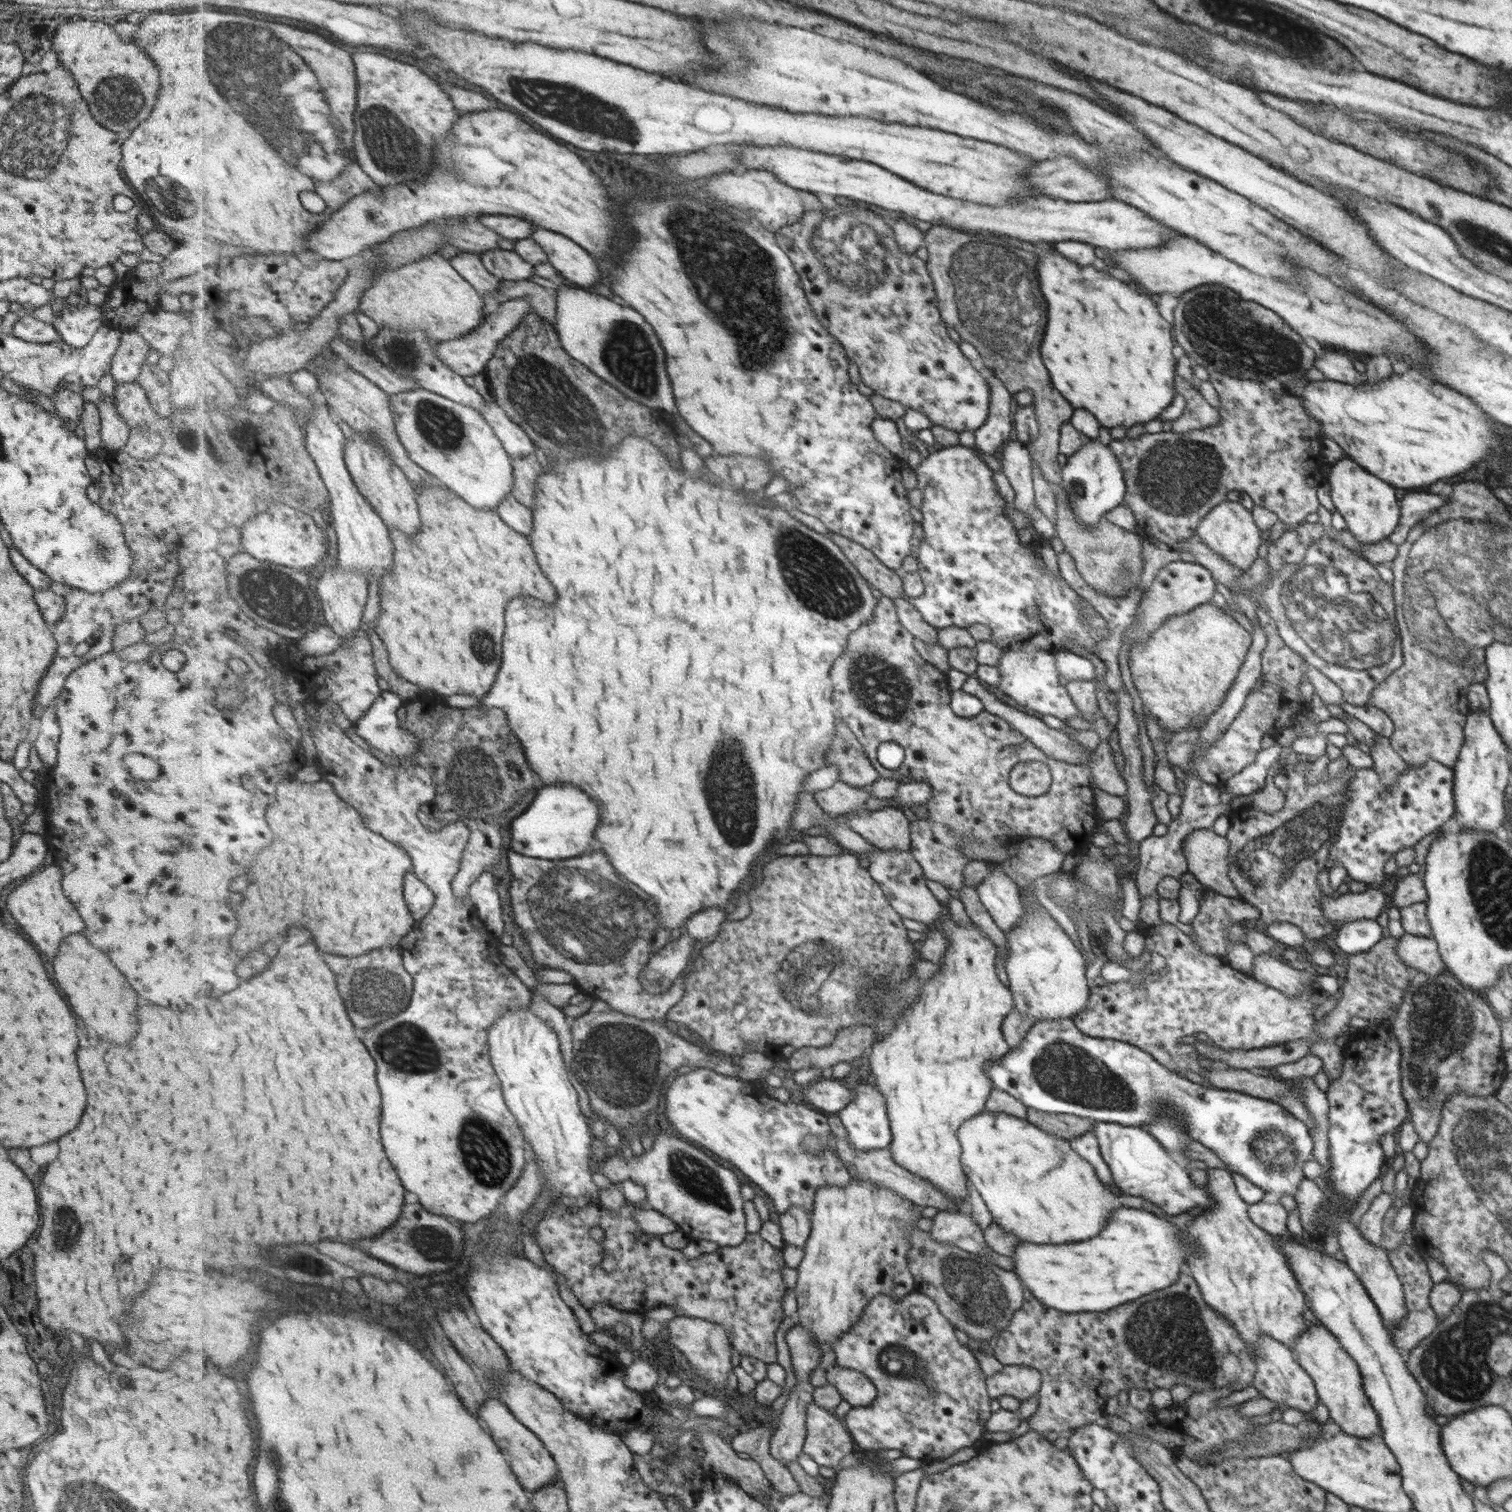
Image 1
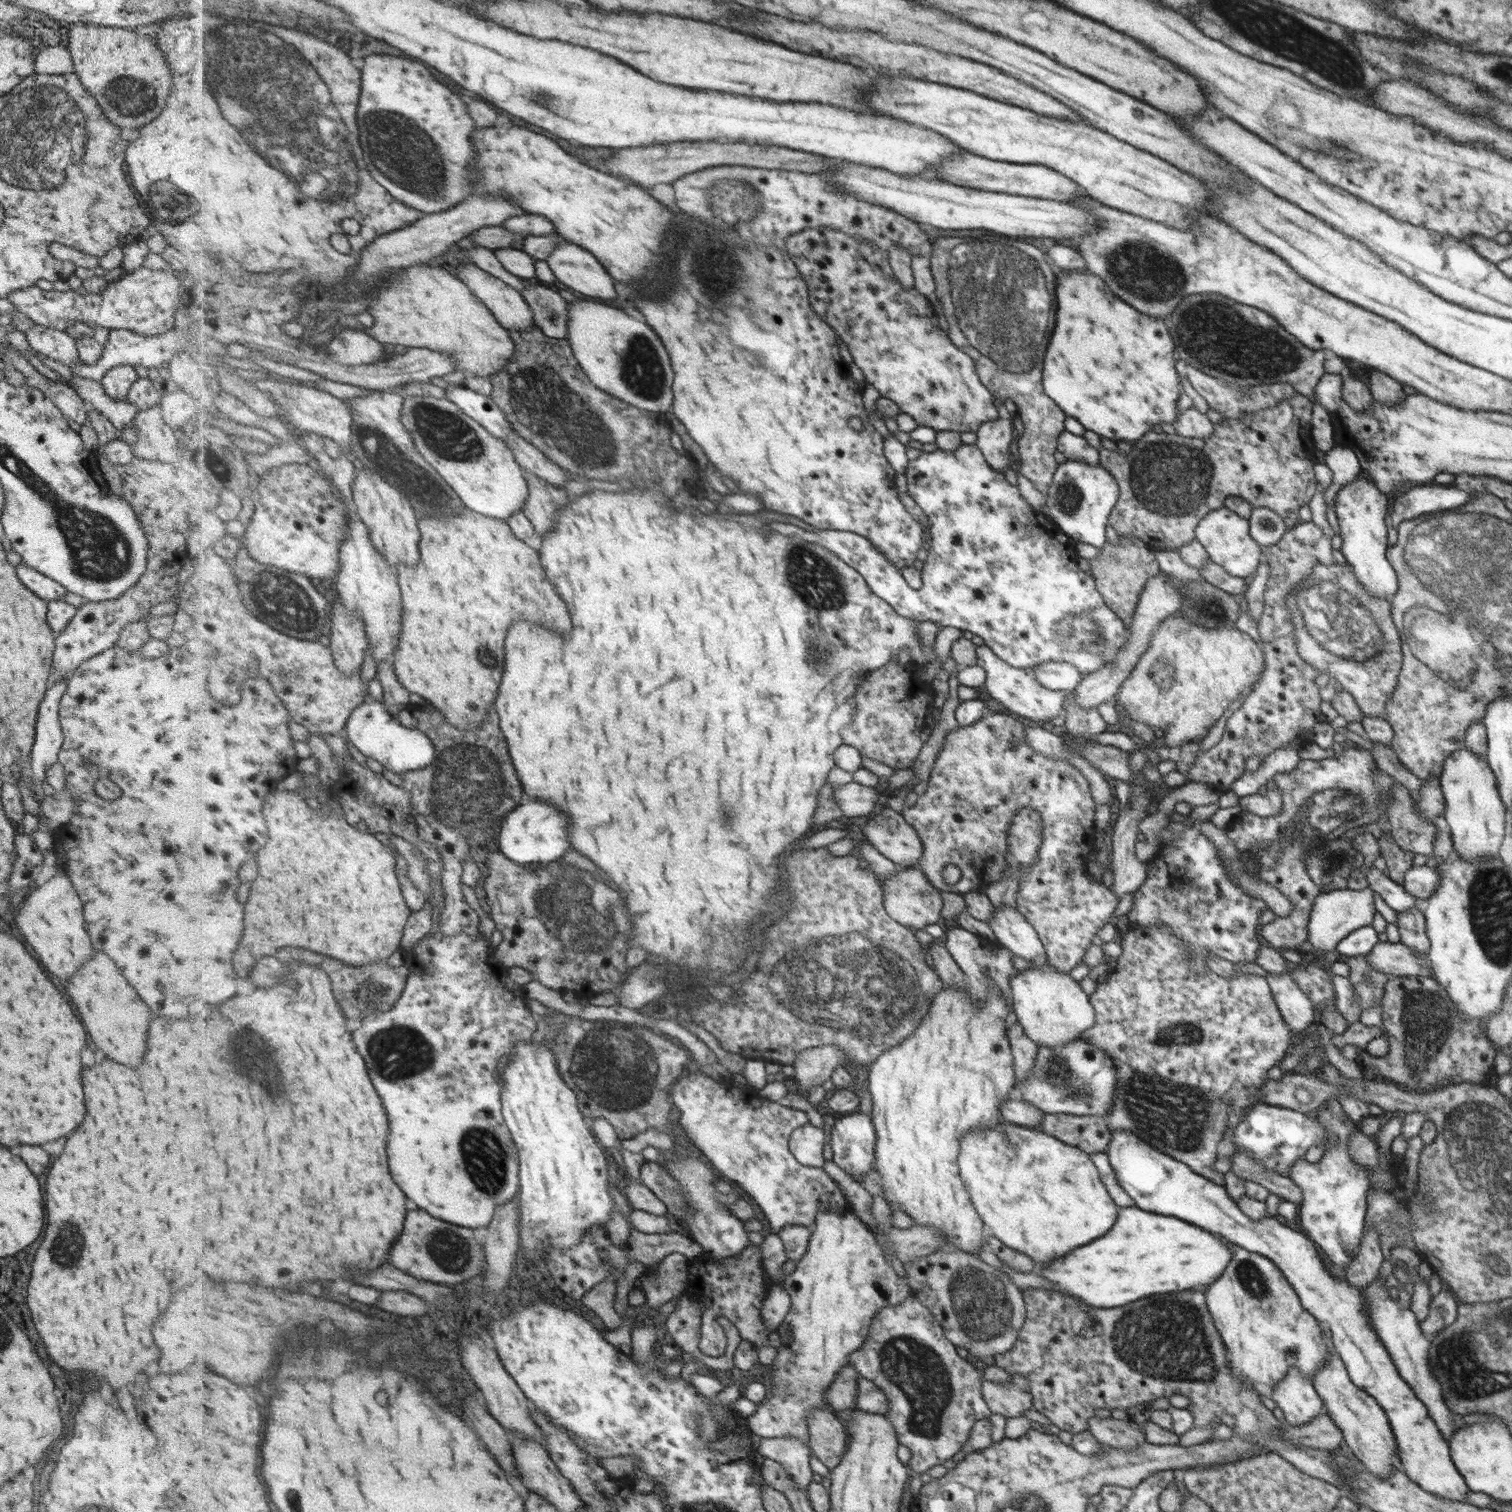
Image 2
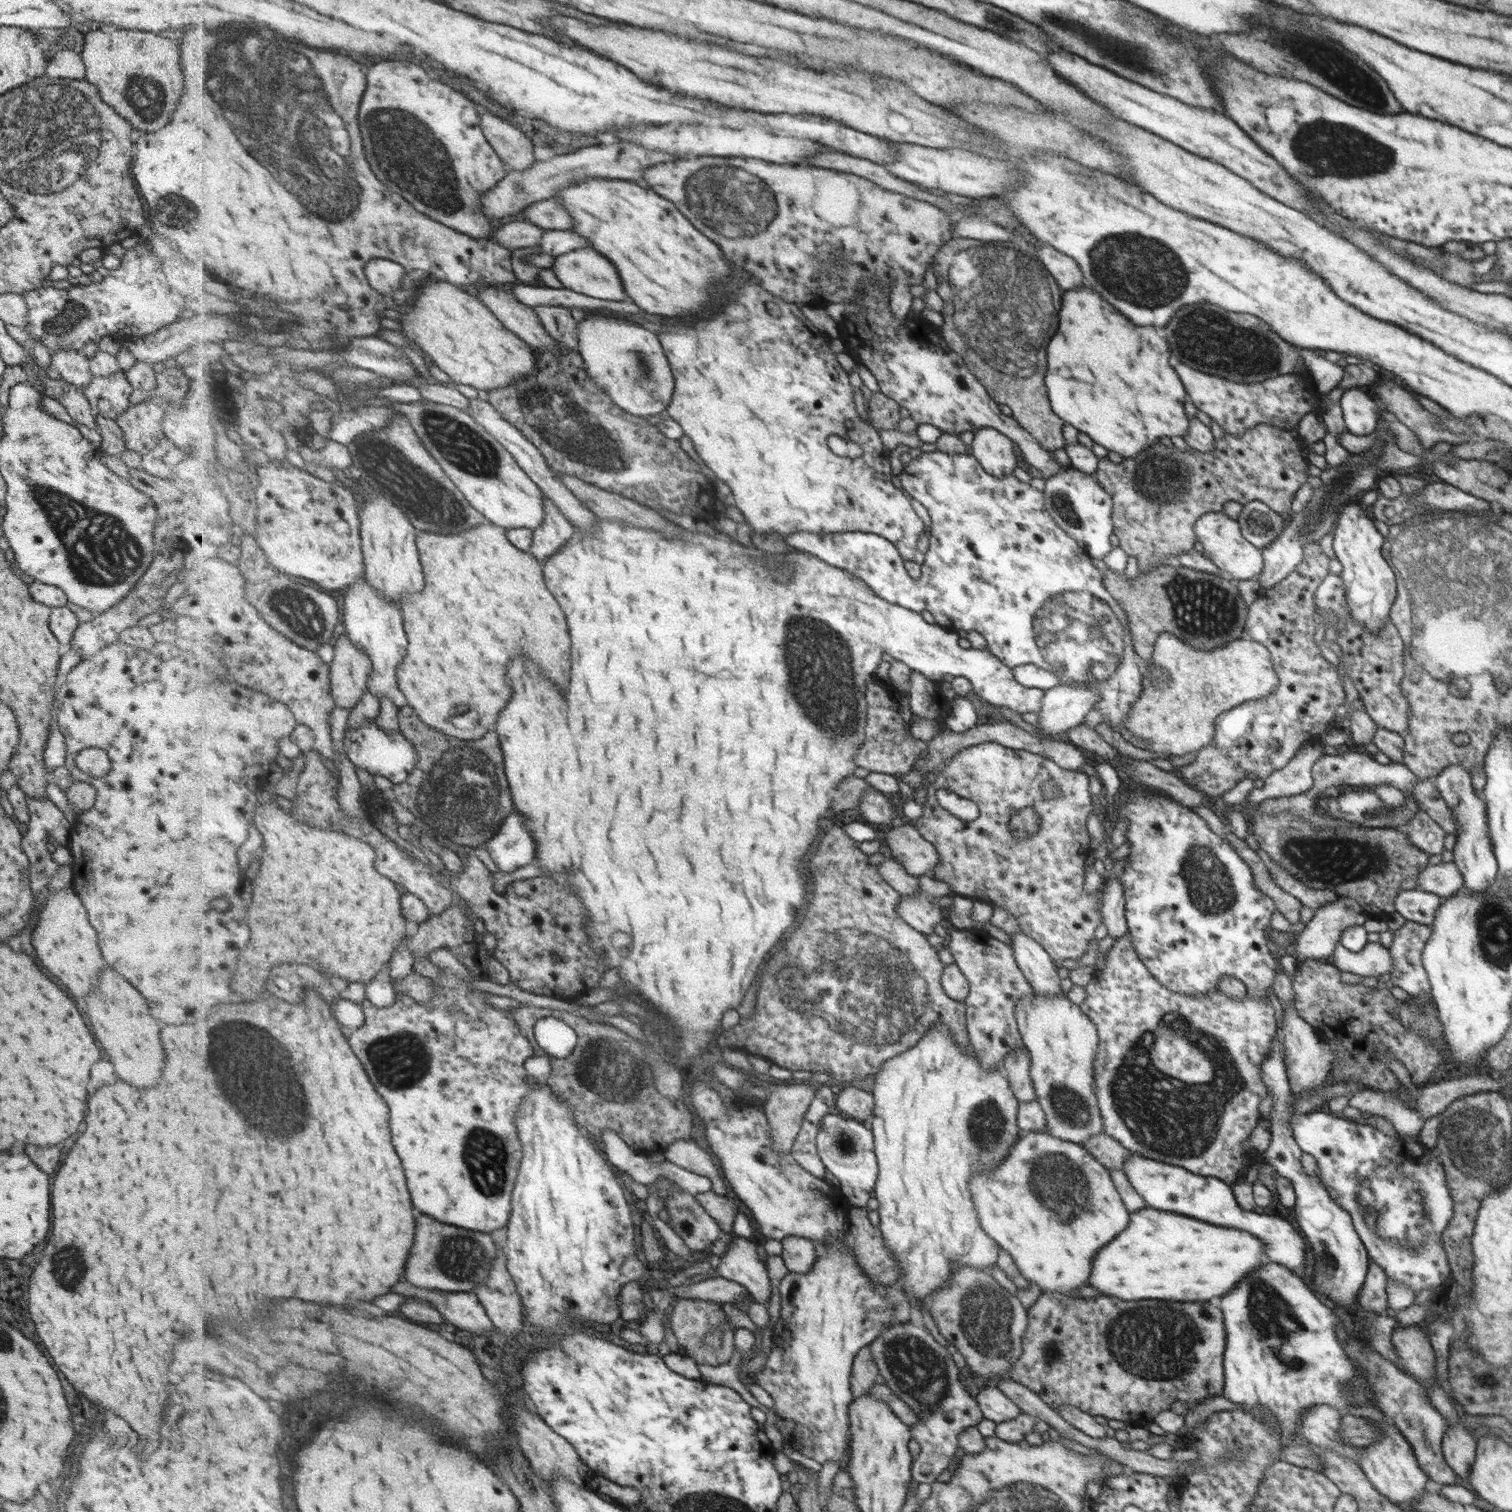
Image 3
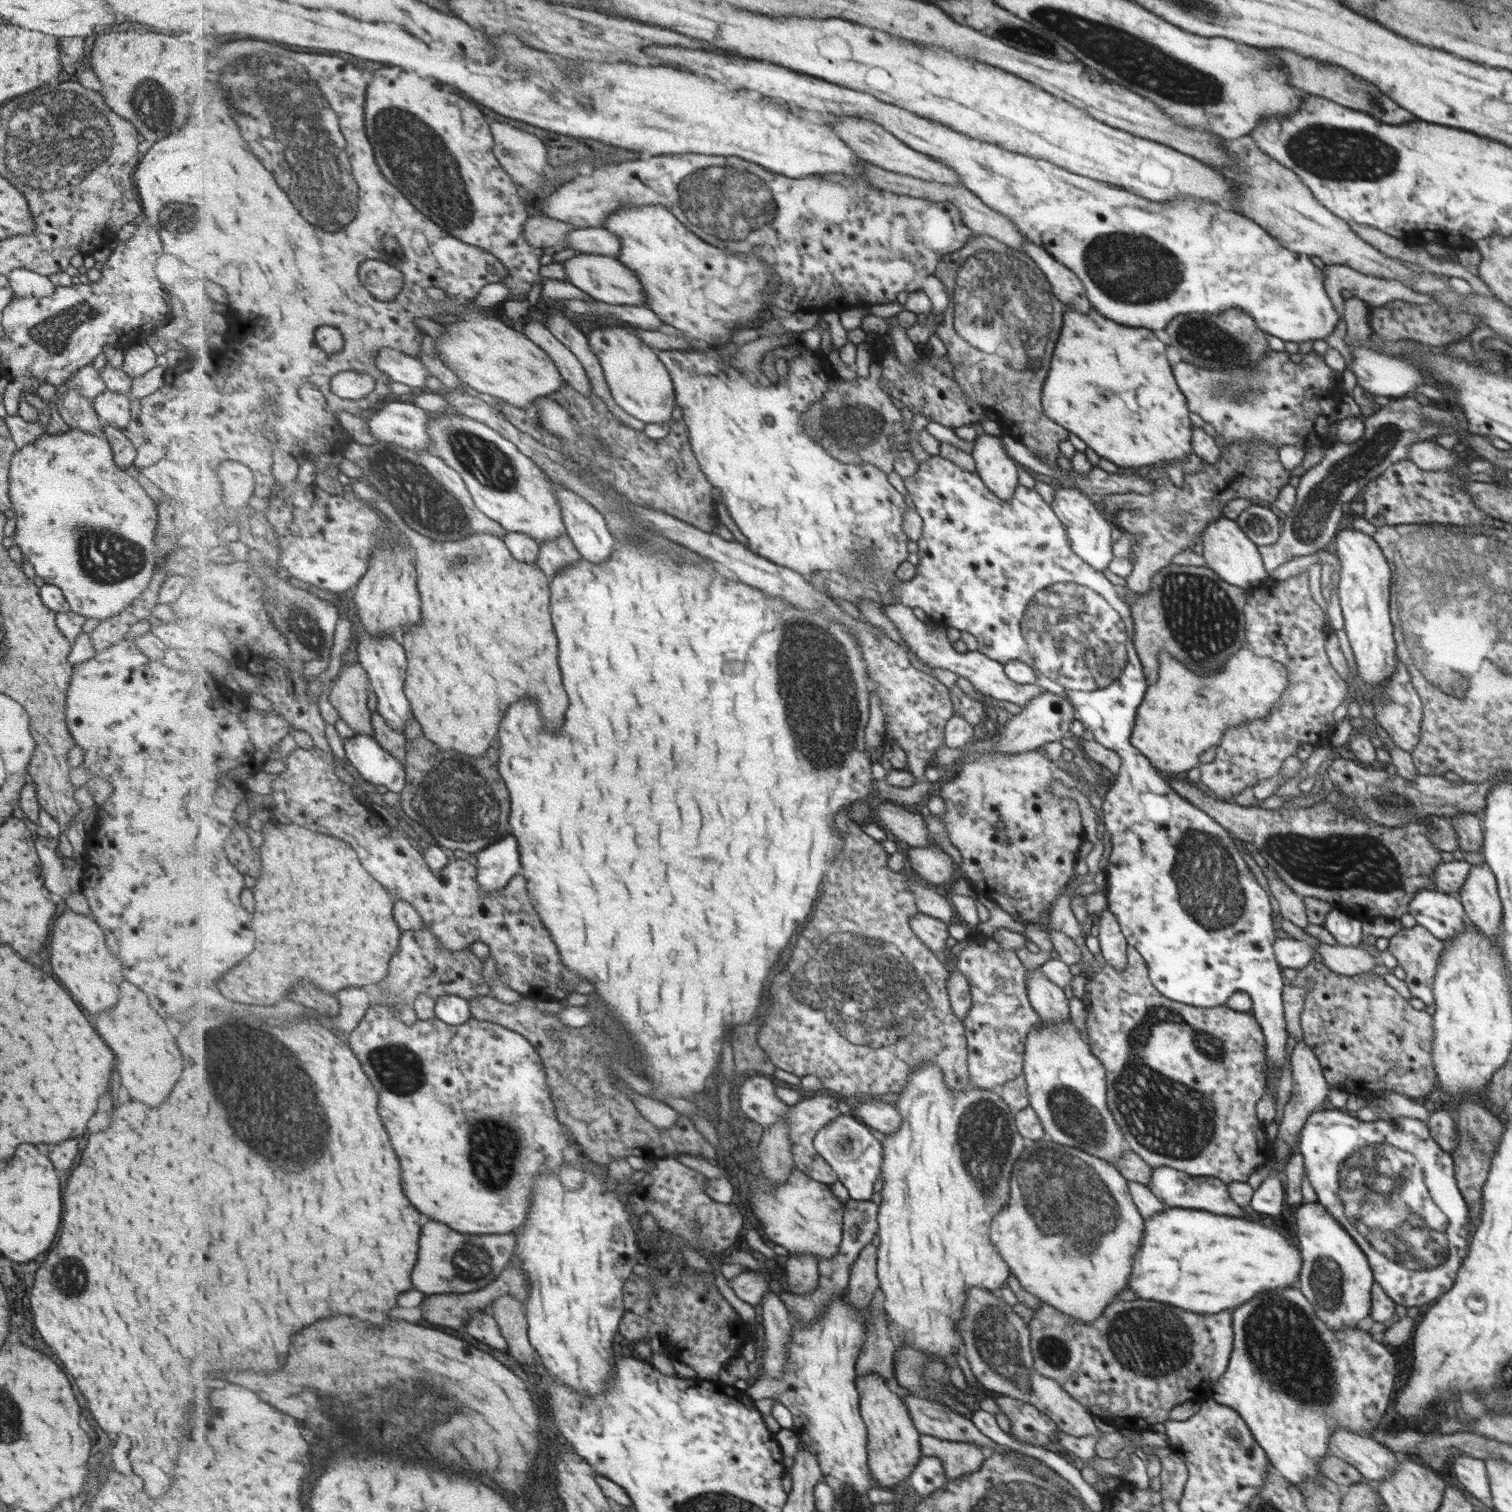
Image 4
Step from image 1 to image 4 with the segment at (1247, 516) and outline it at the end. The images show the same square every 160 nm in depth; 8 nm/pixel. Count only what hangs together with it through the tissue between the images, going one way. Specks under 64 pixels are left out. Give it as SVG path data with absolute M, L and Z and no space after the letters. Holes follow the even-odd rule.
M1227 518L1211 519L1204 531L1200 532L1202 540L1202 557L1205 567L1212 569L1222 581L1239 588L1253 588L1268 578L1261 566L1261 556L1252 540L1239 528L1235 521Z

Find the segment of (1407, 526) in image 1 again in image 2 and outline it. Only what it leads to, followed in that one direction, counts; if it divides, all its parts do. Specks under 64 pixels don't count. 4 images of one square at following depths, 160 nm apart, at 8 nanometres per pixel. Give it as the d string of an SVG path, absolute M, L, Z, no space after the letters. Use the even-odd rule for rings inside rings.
M1413 485L1399 494L1393 501L1393 516L1389 525L1393 530L1402 521L1415 519L1422 514L1457 508L1471 499L1467 490L1451 485Z

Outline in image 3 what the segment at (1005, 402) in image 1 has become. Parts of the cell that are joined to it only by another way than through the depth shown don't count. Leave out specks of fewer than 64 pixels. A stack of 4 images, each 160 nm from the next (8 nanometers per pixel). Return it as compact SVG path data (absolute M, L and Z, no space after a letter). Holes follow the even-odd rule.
M995 429L977 430L969 447L969 453L980 461L980 465L991 476L1009 476L1015 468L1013 442Z

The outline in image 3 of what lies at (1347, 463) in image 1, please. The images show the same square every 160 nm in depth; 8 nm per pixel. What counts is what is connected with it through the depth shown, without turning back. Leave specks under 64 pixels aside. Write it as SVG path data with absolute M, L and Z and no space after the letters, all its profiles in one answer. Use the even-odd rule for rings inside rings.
M1360 504L1343 505L1335 520L1332 549L1334 556L1342 564L1339 573L1345 589L1345 602L1350 615L1355 620L1371 630L1378 631L1387 620L1387 612L1395 598L1395 578L1387 562L1381 558L1379 550L1383 544L1383 536L1375 530L1373 522L1367 518L1365 508Z

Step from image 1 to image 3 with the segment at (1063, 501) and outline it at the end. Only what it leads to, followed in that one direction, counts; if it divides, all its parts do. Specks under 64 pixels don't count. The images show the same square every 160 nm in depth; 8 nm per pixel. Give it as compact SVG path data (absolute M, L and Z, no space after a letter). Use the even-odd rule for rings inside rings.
M1160 565L1142 573L1138 570L1134 578L1111 569L1103 572L1105 589L1124 609L1125 629L1136 654L1150 664L1155 642L1164 632L1170 632L1189 646L1203 650L1213 650L1227 642L1239 638L1245 622L1245 604L1239 598L1235 586L1225 579L1207 572L1199 572L1180 565Z

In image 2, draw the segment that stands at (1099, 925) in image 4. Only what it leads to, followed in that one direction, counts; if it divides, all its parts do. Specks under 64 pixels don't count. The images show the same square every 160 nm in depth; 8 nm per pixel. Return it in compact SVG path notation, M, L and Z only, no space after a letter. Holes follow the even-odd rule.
M1132 750L1128 752L1129 763L1131 763L1132 774L1134 774L1129 782L1129 804L1127 808L1118 812L1118 817L1114 821L1113 831L1111 832L1111 863L1109 863L1109 869L1111 870L1112 876L1112 888L1113 894L1117 896L1117 900L1120 900L1125 894L1133 894L1141 887L1143 881L1145 881L1145 875L1147 875L1147 861L1139 862L1135 857L1135 845L1138 844L1137 838L1137 825L1145 816L1147 816L1147 810L1149 810L1149 788L1144 789L1141 782L1143 777L1141 775L1141 769L1147 762L1147 756L1139 750Z

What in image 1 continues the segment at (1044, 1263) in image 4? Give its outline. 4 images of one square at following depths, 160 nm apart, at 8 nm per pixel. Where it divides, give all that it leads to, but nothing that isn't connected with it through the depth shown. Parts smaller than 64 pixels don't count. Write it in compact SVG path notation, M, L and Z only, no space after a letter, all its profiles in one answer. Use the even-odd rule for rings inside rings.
M983 1110L973 1120L961 1123L960 1164L965 1164L965 1176L983 1199L992 1222L1019 1240L1035 1244L1065 1244L1095 1236L1108 1216L1119 1207L1142 1209L1147 1206L1143 1197L1115 1195L1096 1175L1095 1169L1071 1145L1055 1134L1044 1132L1026 1119L1002 1112Z

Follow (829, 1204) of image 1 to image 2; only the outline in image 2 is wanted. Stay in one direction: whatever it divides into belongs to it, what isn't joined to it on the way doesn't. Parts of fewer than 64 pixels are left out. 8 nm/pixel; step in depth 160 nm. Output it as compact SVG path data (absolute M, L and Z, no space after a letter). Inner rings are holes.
M832 1206L819 1212L807 1252L798 1262L797 1270L783 1280L783 1285L791 1295L792 1307L777 1330L781 1334L781 1347L771 1366L771 1392L757 1412L746 1419L747 1427L763 1438L793 1435L808 1445L811 1436L808 1420L816 1410L827 1412L826 1404L828 1410L834 1411L829 1404L828 1388L848 1367L852 1355L863 1347L875 1312L903 1302L908 1296L914 1296L914 1292L906 1283L905 1275L901 1276L901 1272L897 1272L886 1259L885 1249L875 1240L873 1232L865 1228L861 1218L850 1207L846 1212L836 1213Z

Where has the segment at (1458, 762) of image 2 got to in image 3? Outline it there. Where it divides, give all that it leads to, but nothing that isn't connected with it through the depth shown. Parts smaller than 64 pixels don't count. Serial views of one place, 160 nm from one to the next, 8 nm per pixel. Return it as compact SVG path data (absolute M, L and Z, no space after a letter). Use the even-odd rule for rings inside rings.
M1462 766L1445 767L1439 775L1433 778L1438 796L1449 807L1454 822L1456 822L1455 844L1452 848L1453 865L1457 867L1462 877L1463 888L1467 894L1483 894L1487 886L1493 882L1497 872L1496 856L1492 852L1492 840L1489 838L1487 805L1478 798L1471 787L1470 773Z

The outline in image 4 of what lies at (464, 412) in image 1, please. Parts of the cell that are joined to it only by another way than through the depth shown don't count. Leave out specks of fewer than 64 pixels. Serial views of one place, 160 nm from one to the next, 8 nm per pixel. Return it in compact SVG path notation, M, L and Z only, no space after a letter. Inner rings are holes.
M456 412L430 414L430 418L428 433L439 457L464 478L477 508L489 516L489 519L501 524L507 532L531 535L541 544L560 539L561 535L567 533L553 481L545 475L545 471L536 461L526 456L512 441L487 423L458 415Z

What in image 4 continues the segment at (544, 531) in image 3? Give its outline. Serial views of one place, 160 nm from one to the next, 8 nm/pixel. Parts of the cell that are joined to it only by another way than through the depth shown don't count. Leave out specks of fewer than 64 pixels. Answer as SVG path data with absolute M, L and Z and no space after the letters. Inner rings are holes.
M565 533L560 539L540 545L537 563L546 576L553 580L567 565L575 564L581 556L573 539Z

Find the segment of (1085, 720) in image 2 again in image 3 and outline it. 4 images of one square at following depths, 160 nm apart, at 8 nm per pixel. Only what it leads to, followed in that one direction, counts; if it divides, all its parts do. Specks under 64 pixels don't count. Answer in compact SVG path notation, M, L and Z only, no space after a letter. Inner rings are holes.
M1082 722L1066 730L1063 738L1081 748L1086 755L1097 755L1108 760L1112 759L1118 753L1113 747L1105 743L1097 735L1097 732Z

